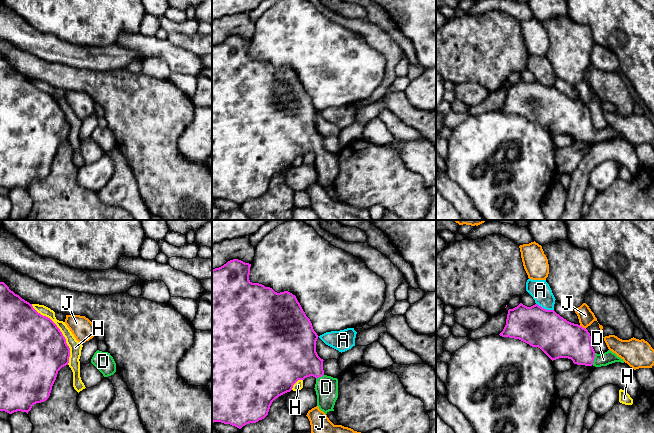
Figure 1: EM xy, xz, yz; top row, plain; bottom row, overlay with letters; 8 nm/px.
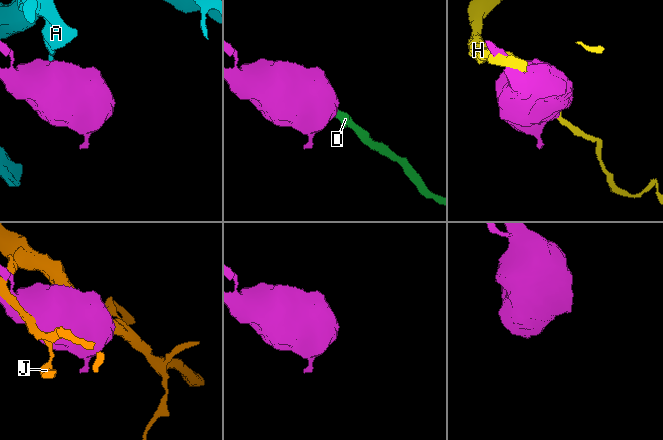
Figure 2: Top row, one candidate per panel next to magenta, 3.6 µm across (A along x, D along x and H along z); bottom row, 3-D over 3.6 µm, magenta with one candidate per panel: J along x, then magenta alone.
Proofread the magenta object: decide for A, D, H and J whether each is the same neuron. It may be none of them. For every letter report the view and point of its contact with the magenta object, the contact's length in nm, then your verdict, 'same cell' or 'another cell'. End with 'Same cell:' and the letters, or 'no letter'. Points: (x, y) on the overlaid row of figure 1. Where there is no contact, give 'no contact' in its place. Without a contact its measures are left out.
A: yz (545, 309) | 160 nm | another cell
D: yz (593, 359) | 100 nm | same cell
H: xy (61, 332) | 550 nm | another cell
J: yz (581, 326) | 70 nm | another cell
Same cell: D

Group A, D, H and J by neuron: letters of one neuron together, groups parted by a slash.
A / D / H / J

